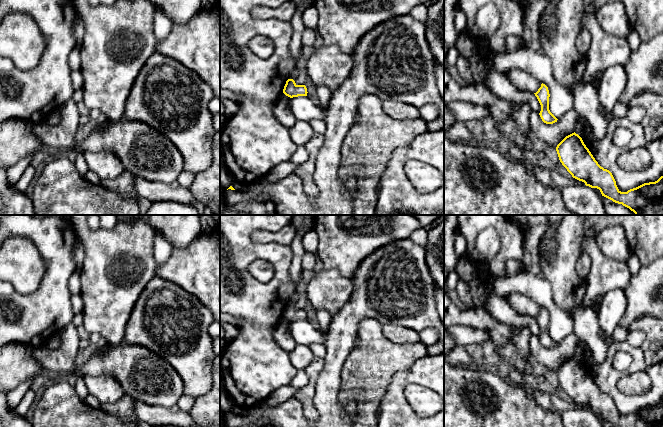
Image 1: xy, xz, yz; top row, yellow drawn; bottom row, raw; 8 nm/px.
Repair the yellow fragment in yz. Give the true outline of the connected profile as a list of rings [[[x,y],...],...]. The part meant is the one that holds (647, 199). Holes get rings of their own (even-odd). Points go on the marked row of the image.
[[[575,132],[566,136],[557,145],[556,151],[560,162],[573,178],[599,189],[602,196],[629,208],[635,215],[663,215],[663,176],[655,182],[621,192],[612,173],[598,164]]]

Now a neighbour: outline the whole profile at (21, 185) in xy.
[[[30,164],[24,171],[21,178],[14,184],[14,188],[22,193],[26,192],[27,187],[34,178],[36,170],[32,164]]]

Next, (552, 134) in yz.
[[[572,108],[553,124],[542,121],[539,113],[531,111],[529,115],[529,126],[531,131],[556,149],[557,145],[568,135],[575,132],[575,124],[580,118],[577,111]]]

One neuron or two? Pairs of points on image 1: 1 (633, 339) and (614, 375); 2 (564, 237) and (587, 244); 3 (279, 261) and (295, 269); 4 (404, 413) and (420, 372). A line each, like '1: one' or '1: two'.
1: two
2: two
3: two
4: one

